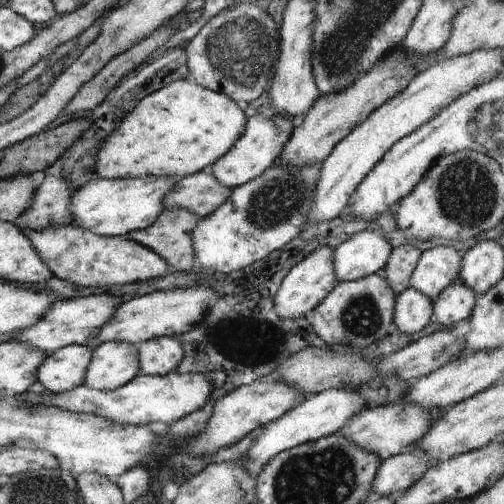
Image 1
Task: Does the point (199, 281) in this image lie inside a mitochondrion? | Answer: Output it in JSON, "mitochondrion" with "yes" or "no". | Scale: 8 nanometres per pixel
{"mitochondrion":"no"}

